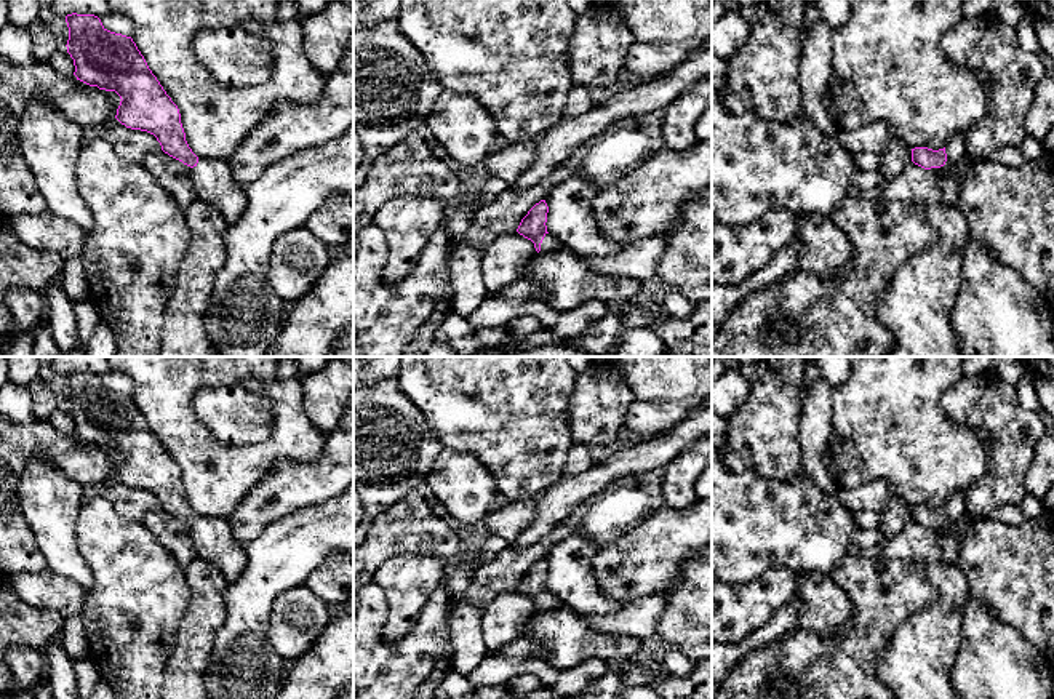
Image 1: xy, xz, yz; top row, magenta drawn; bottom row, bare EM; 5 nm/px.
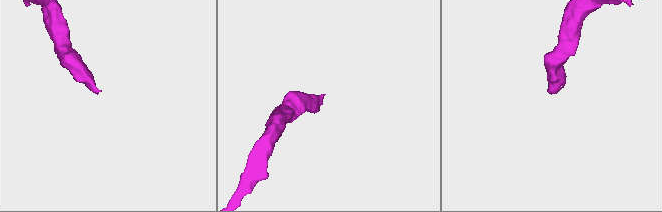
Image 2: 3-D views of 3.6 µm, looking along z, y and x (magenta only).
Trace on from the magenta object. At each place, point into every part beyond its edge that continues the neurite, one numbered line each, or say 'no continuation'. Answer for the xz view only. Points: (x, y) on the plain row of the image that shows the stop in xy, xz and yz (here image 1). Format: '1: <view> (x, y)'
1: xz (549, 602)

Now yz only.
1: yz (955, 509)

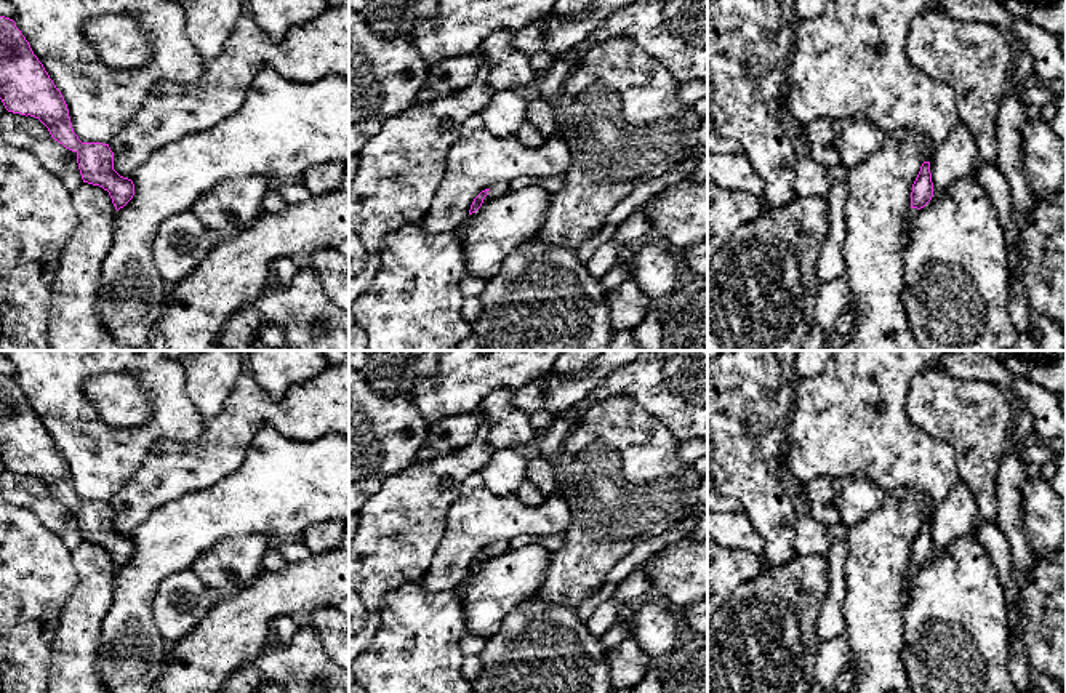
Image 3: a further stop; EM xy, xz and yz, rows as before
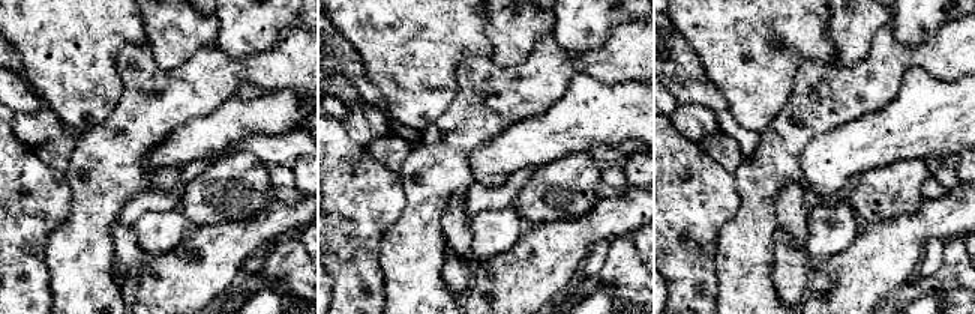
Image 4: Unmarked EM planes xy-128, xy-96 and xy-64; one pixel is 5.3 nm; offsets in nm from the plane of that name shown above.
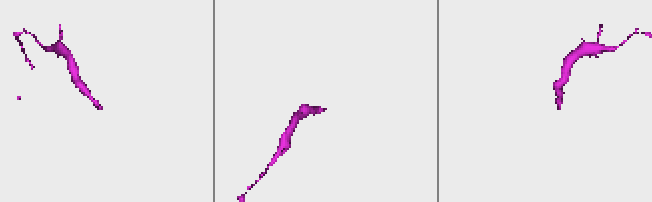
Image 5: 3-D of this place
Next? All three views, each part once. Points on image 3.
1: xz (500, 548)

